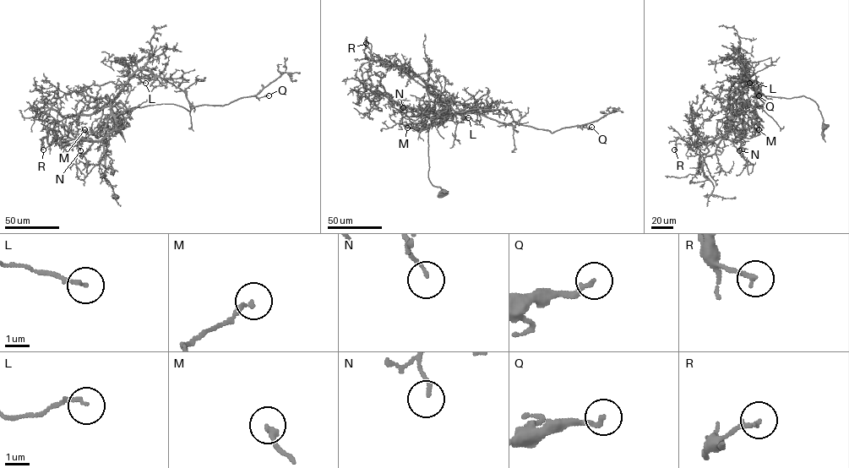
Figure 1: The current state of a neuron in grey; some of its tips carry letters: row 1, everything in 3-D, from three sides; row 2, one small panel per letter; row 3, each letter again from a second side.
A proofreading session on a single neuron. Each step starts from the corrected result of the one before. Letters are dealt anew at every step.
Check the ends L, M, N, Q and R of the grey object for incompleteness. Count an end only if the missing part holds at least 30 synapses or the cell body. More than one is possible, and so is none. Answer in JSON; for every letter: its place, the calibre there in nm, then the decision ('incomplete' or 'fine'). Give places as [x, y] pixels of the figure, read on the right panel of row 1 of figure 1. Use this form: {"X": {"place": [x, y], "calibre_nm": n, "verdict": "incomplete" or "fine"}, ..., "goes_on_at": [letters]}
{"L": {"place": [749, 83], "calibre_nm": 140, "verdict": "fine"}, "M": {"place": [759, 129], "calibre_nm": 220, "verdict": "fine"}, "N": {"place": [739, 150], "calibre_nm": 110, "verdict": "fine"}, "Q": {"place": [759, 95], "calibre_nm": 180, "verdict": "fine"}, "R": {"place": [674, 149], "calibre_nm": 180, "verdict": "fine"}, "goes_on_at": []}

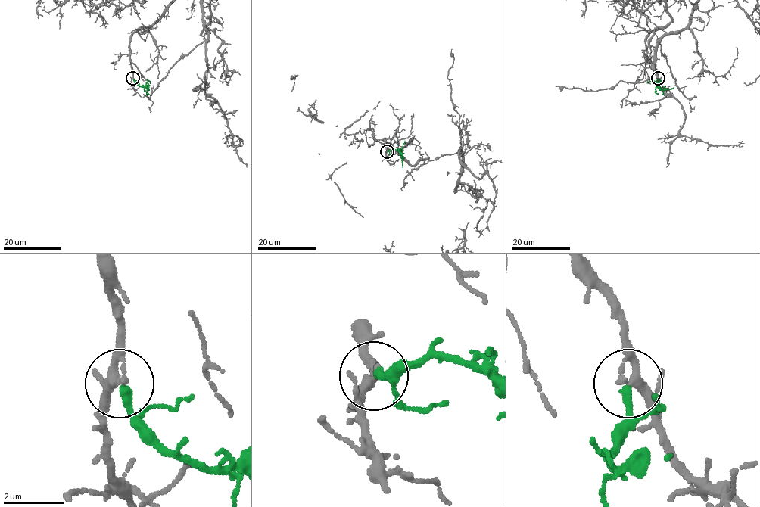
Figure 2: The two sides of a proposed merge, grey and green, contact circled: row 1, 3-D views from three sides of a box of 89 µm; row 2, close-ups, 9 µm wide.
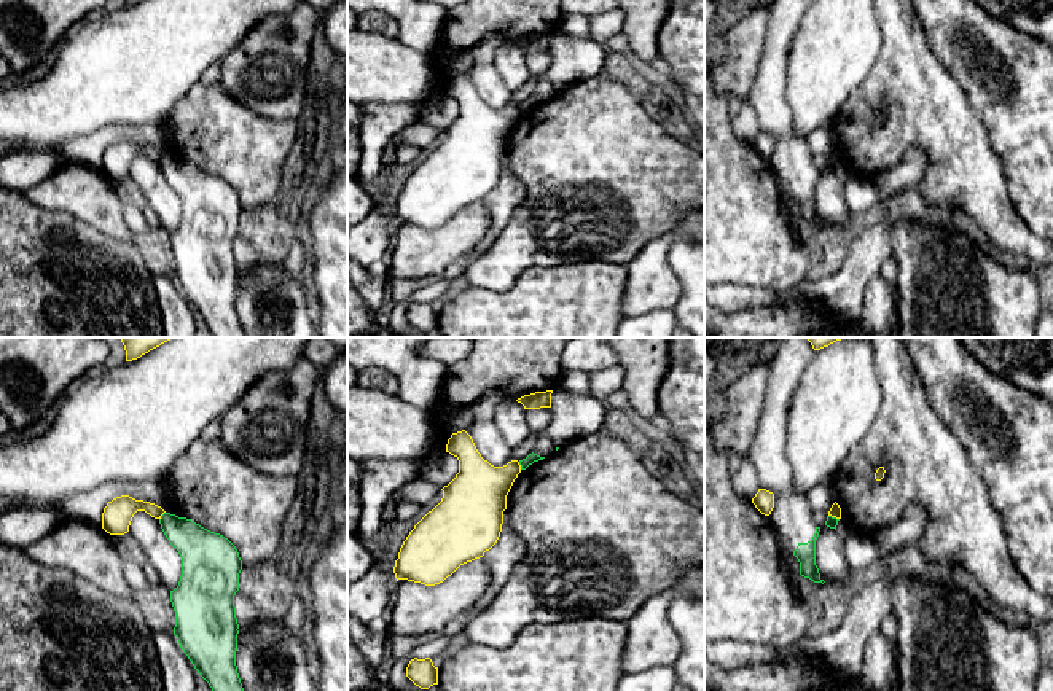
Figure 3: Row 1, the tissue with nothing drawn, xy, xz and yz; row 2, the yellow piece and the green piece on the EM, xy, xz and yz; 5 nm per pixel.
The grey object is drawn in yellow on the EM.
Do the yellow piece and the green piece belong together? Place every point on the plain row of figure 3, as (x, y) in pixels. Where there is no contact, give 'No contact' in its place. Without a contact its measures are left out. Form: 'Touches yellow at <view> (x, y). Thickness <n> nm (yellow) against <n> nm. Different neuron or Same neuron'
Touches yellow at xy (161, 158). Thickness 150 nm (yellow) against 200 nm. Different neuron

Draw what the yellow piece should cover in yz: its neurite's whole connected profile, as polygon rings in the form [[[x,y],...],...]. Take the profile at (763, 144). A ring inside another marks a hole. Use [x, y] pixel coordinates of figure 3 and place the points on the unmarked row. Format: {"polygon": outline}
{"polygon": [[[758,132],[752,146],[761,158],[769,159],[774,151],[774,137],[766,132]]]}

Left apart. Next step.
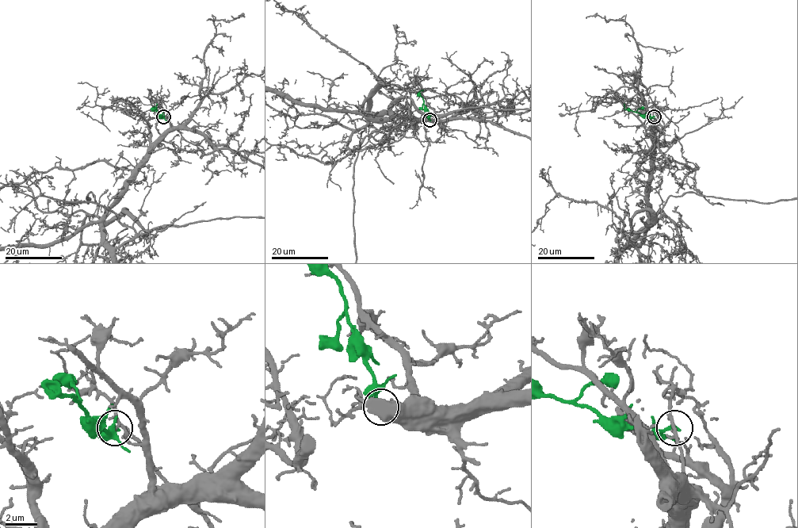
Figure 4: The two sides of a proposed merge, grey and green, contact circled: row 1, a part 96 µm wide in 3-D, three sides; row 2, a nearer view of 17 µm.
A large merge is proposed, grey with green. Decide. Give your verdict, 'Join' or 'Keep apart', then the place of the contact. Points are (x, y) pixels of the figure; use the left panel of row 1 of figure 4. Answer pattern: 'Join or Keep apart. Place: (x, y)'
Keep apart. Place: (163, 116)

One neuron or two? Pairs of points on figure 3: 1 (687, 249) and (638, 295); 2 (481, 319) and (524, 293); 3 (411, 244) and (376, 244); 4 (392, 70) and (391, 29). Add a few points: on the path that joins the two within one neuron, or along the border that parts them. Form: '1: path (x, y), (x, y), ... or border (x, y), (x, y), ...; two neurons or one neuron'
1: border (669, 231), (668, 265), (681, 282), (679, 301); two neurons
2: path (493, 319), (499, 319), (513, 304); one neuron
3: border (397, 225), (392, 236); two neurons
4: border (364, 31), (397, 39); two neurons

